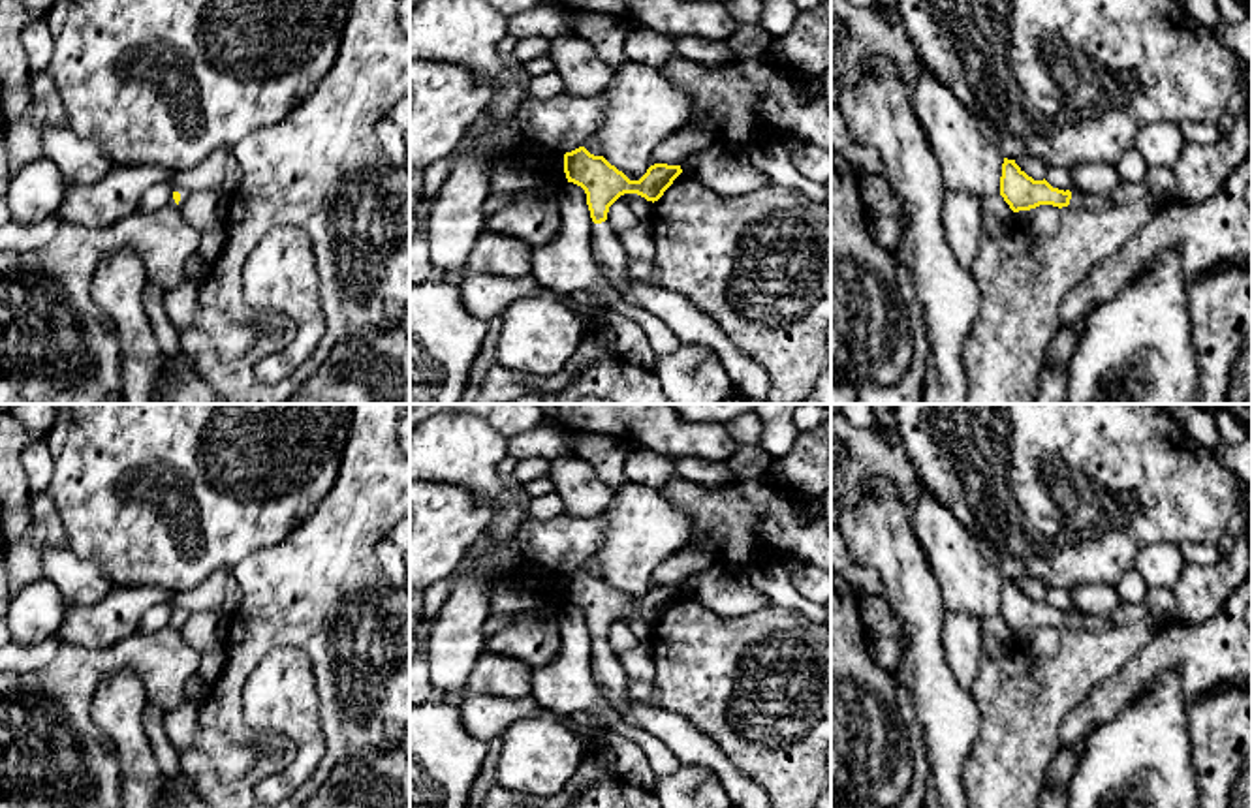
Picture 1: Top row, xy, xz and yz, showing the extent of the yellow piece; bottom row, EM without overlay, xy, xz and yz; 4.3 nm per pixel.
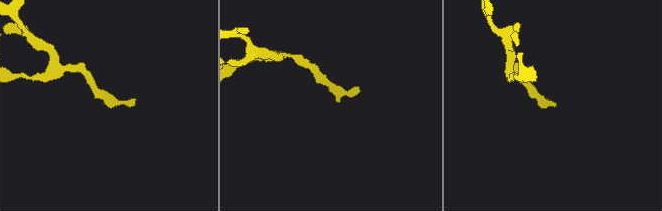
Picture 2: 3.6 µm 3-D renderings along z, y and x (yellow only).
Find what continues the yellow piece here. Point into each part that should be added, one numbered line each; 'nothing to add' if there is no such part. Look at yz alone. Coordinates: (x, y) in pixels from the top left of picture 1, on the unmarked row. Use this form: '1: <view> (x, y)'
1: yz (1079, 619)

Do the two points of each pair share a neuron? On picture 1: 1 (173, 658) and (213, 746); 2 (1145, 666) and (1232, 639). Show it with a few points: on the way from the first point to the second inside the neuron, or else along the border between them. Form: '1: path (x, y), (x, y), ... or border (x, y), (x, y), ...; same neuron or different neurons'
1: border (185, 699), (166, 716); different neurons
2: path (1166, 652), (1172, 649), (1211, 649); same neuron

